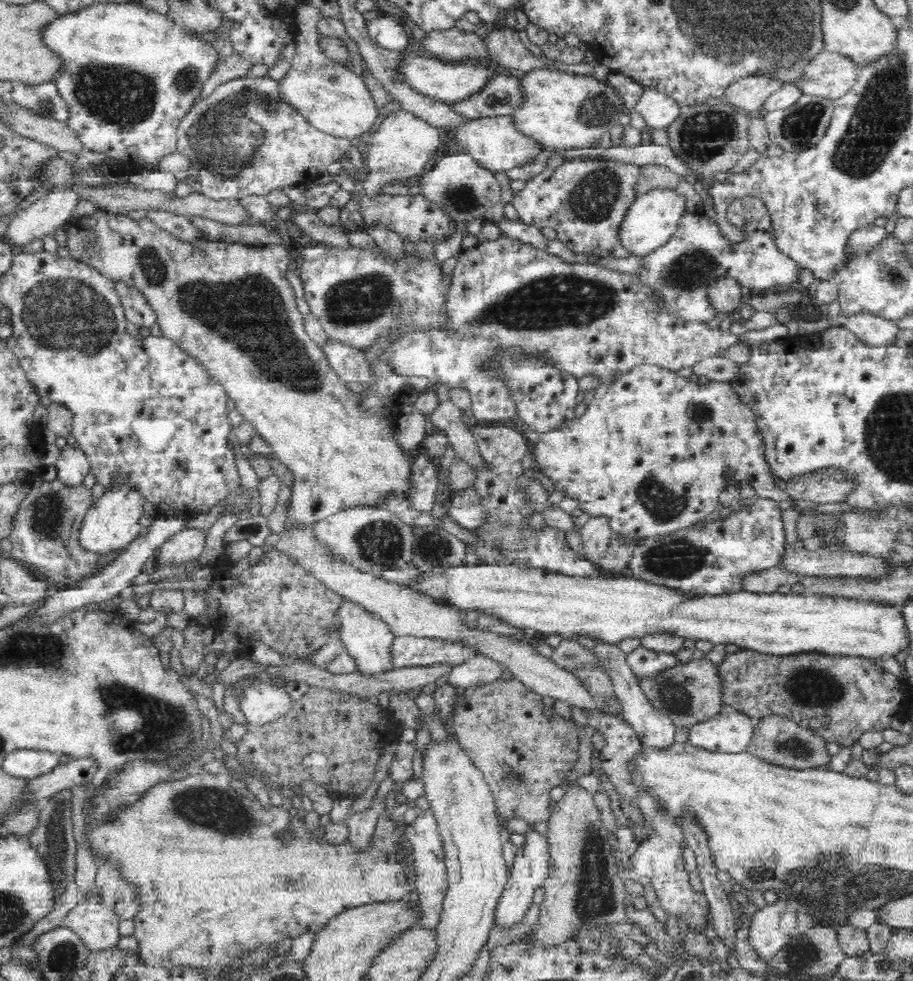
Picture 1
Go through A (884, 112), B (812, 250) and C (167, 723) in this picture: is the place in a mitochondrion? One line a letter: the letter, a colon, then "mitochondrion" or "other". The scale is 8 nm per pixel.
A: mitochondrion
B: other
C: mitochondrion

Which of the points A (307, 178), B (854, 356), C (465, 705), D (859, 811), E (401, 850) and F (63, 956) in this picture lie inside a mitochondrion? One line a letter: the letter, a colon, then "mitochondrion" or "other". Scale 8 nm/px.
A: other
B: other
C: other
D: other
E: other
F: mitochondrion

